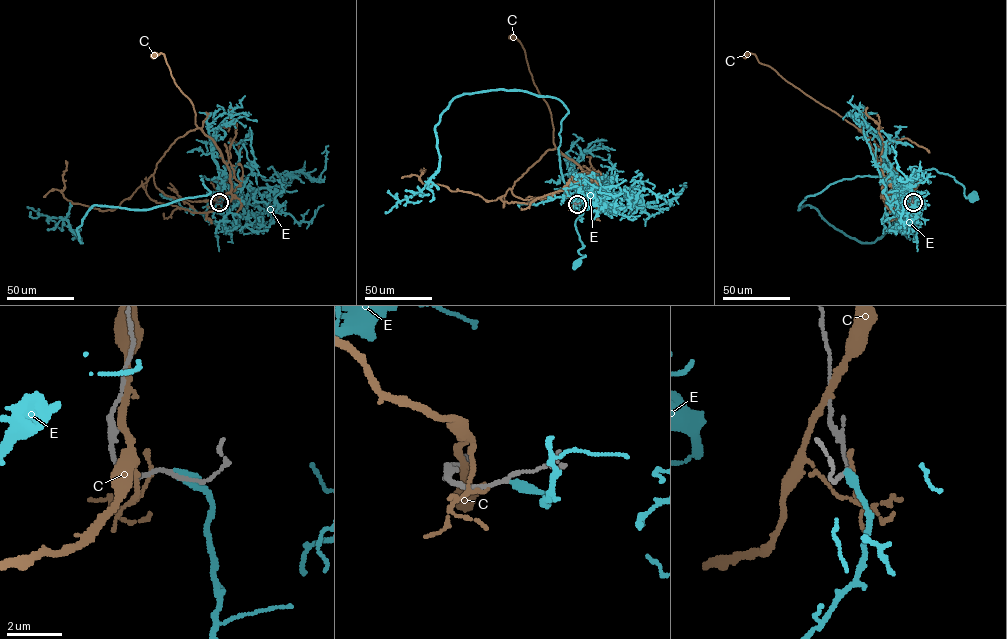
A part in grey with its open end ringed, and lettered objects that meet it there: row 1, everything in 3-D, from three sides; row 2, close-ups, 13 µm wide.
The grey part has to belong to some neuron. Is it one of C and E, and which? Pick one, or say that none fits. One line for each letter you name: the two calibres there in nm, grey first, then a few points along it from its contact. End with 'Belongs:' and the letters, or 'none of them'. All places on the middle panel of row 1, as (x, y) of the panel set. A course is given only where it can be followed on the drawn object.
E: calibres 130 and 340 nm; course (577, 204), (601, 202), (594, 196), (581, 201), (575, 226), (583, 246), (578, 252), (585, 256), (576, 263)
Belongs: E

